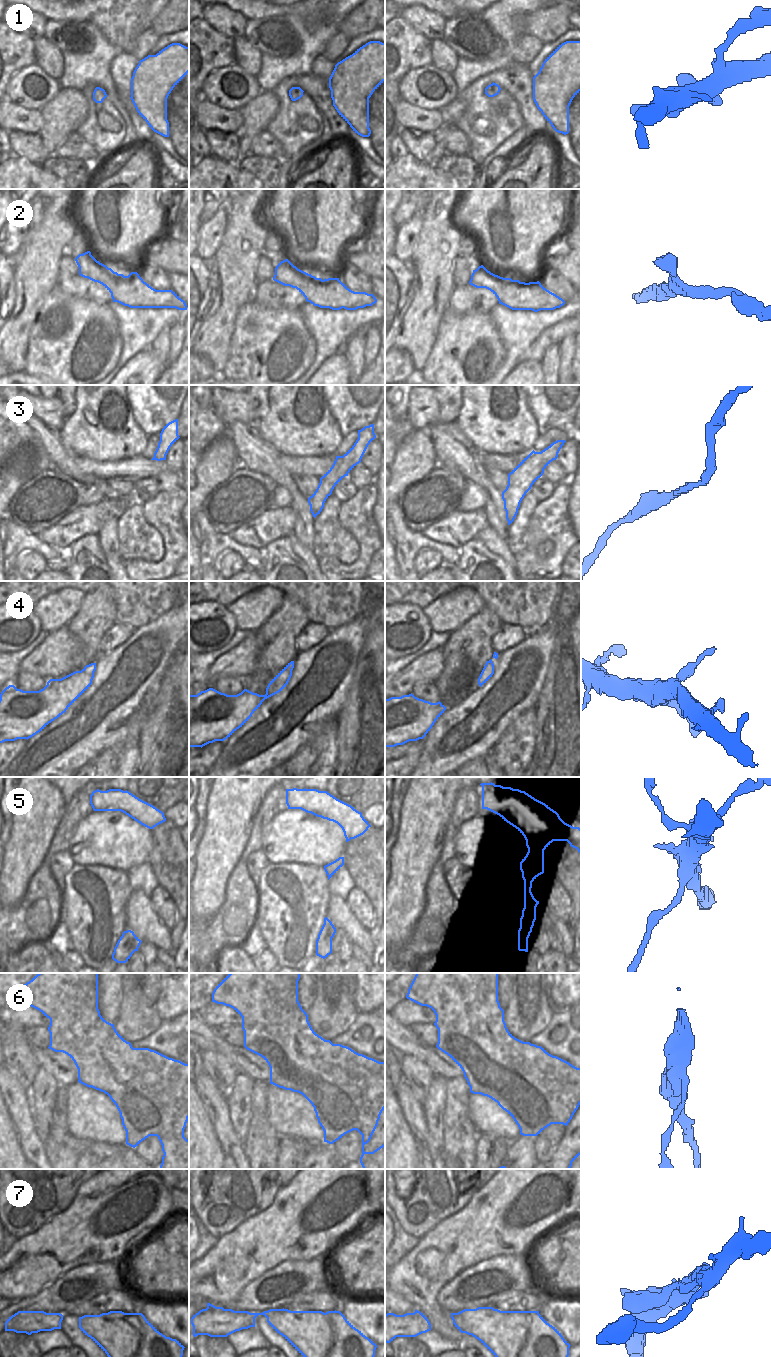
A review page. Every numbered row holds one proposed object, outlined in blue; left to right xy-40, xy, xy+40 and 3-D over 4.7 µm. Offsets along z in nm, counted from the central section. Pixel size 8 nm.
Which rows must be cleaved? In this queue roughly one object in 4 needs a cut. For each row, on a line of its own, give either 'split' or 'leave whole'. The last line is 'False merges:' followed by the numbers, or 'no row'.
1: leave whole
2: leave whole
3: leave whole
4: leave whole
5: split
6: split
7: leave whole
False merges: 5, 6

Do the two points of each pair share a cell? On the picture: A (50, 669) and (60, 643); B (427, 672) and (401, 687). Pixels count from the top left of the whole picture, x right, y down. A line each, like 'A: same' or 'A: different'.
A: same
B: same

